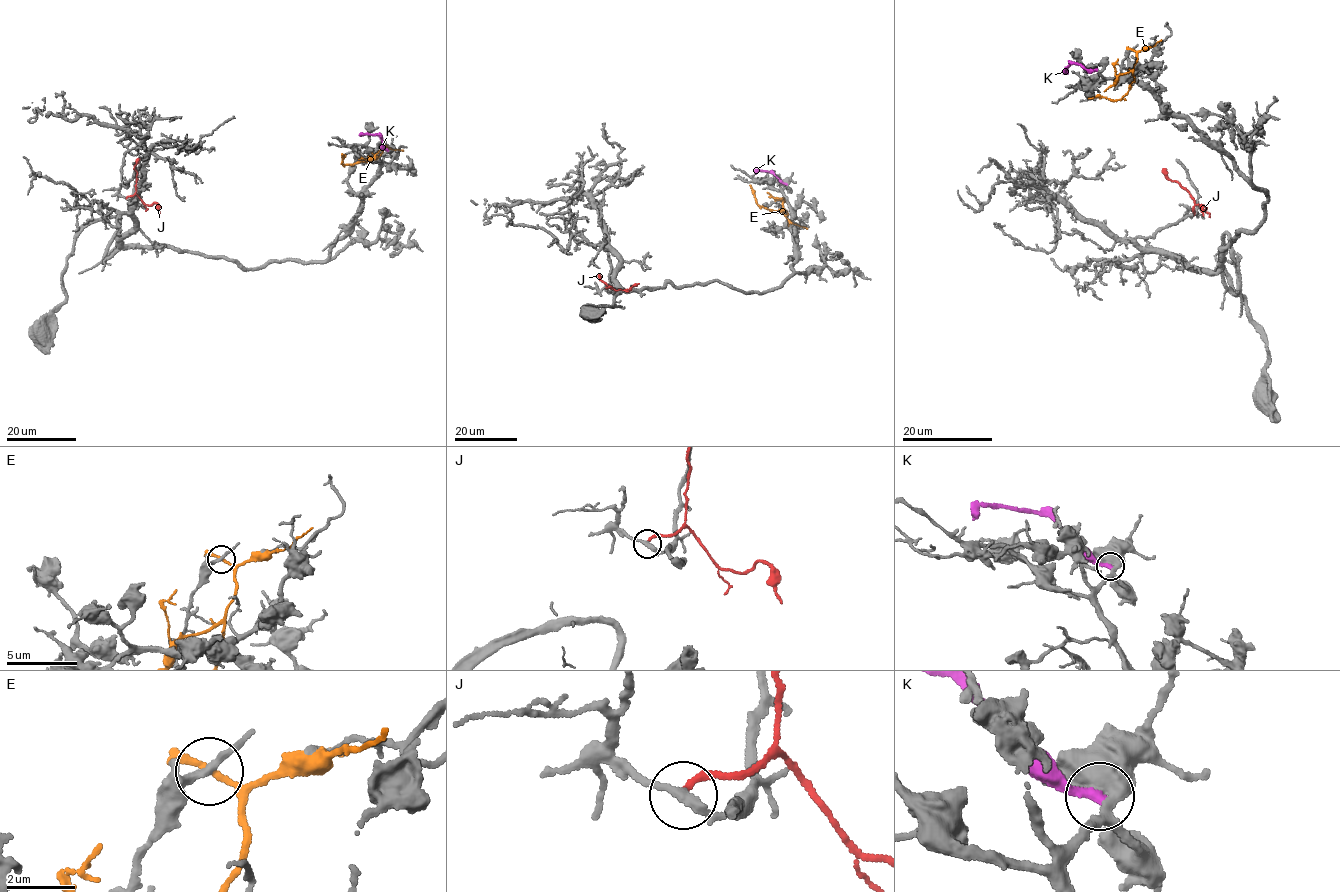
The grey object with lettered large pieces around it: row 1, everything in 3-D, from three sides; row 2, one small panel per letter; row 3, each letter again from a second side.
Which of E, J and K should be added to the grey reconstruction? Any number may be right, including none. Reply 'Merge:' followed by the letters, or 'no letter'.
Merge: no letter

